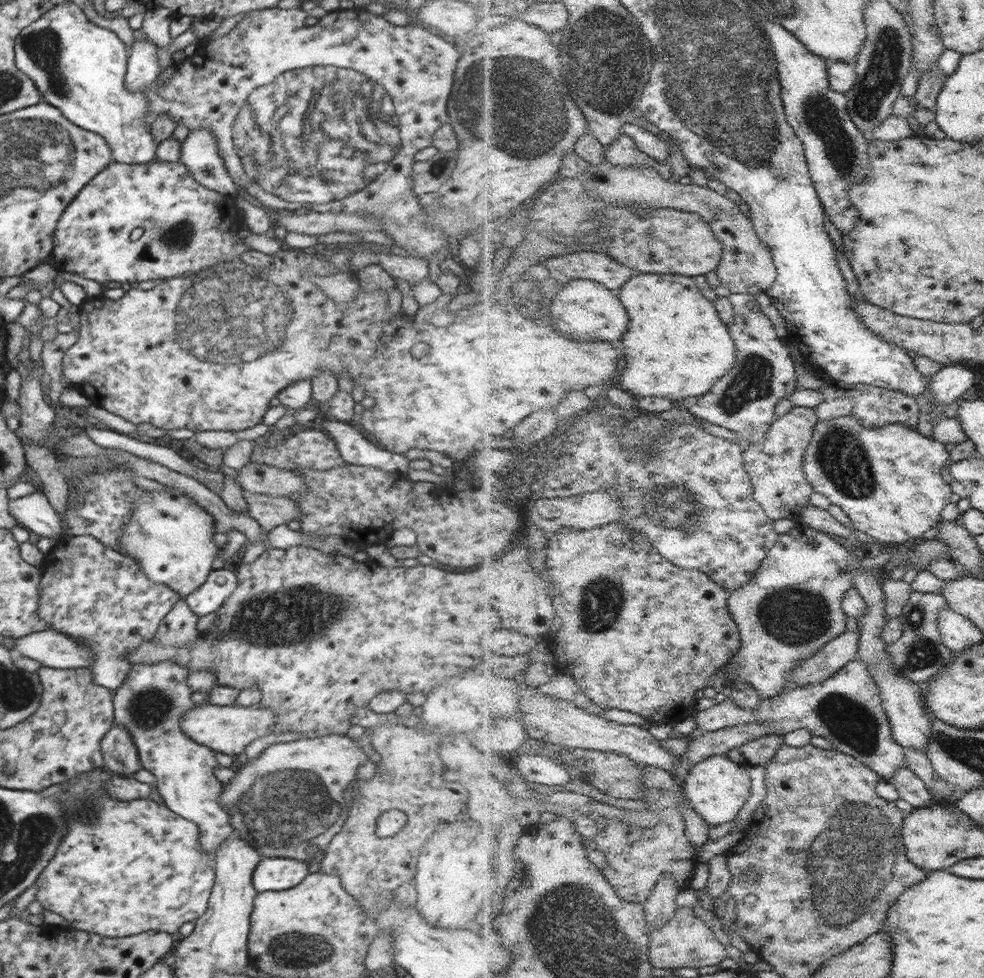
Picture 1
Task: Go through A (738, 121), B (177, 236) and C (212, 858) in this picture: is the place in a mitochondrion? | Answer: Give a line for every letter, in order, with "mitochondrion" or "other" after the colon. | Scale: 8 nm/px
A: mitochondrion
B: mitochondrion
C: other

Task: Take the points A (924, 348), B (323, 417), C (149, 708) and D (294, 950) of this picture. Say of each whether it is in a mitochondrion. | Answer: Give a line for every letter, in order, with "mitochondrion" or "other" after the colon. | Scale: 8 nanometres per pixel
A: other
B: other
C: mitochondrion
D: mitochondrion

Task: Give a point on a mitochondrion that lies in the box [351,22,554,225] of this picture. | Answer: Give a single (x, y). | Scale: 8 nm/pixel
(437, 171)

